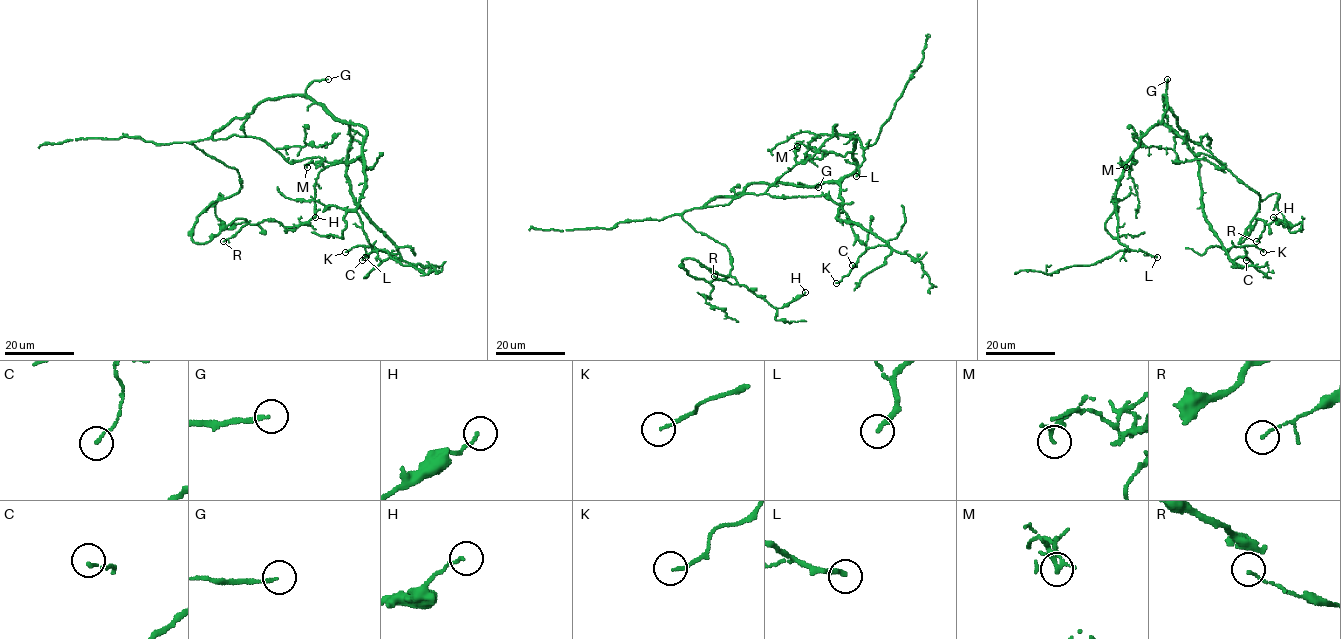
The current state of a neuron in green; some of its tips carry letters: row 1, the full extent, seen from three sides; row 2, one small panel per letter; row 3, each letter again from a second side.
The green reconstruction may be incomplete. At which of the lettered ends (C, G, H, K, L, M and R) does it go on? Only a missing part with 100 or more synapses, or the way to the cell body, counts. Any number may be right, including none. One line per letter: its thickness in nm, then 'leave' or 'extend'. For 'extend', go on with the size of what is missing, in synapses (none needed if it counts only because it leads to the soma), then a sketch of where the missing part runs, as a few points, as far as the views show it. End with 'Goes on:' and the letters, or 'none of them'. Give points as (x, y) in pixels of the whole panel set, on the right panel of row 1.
C: 120 nm | leave
G: 130 nm | extend
H: 130 nm | leave
K: 130 nm | leave
L: 220 nm | leave
M: 200 nm | leave
R: 100 nm | leave
Goes on: G

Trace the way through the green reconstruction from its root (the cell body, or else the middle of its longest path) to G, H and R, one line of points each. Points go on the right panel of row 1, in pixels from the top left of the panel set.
G: (1174, 114), (1163, 101), (1167, 79)
H: (1174, 114), (1191, 141), (1260, 196), (1239, 243), (1256, 219), (1288, 226), (1273, 217)
R: (1174, 114), (1191, 141), (1207, 150), (1260, 196), (1259, 210), (1239, 243), (1259, 219), (1265, 228), (1256, 241)

